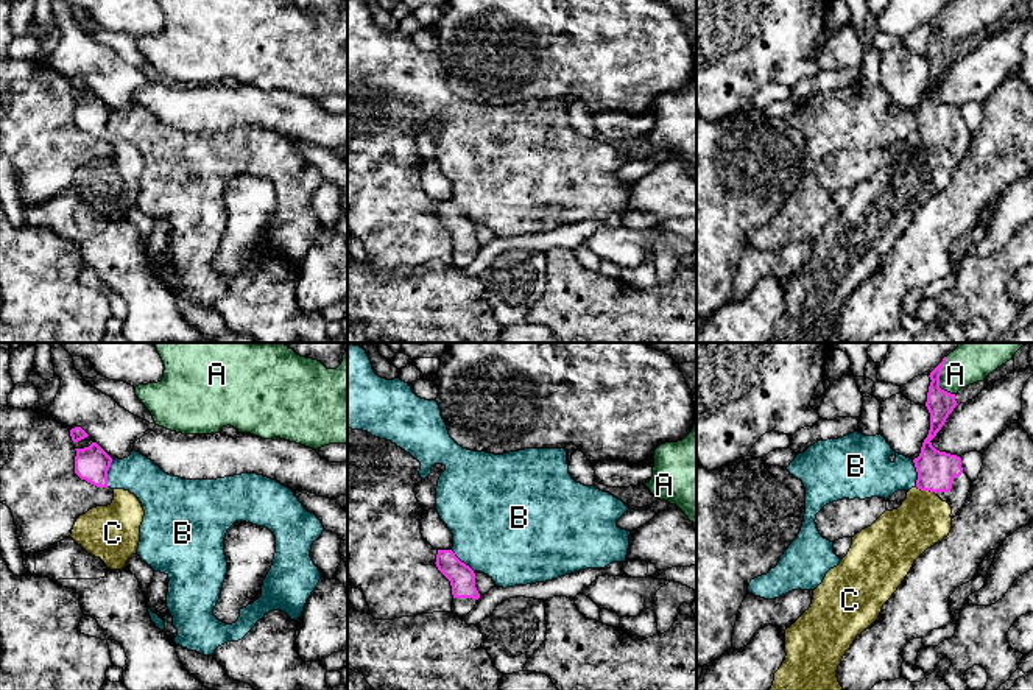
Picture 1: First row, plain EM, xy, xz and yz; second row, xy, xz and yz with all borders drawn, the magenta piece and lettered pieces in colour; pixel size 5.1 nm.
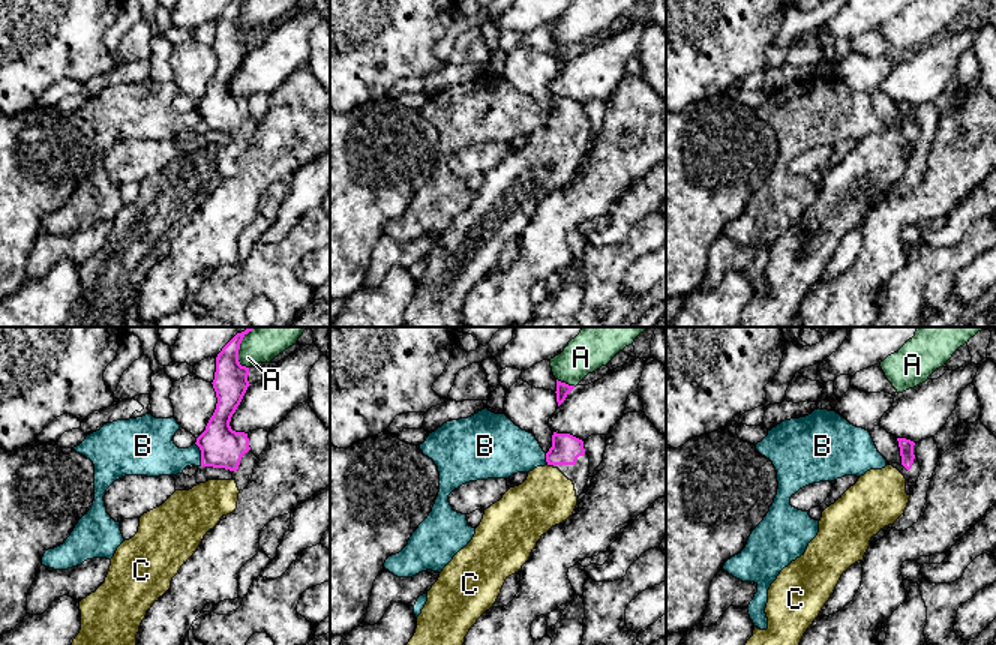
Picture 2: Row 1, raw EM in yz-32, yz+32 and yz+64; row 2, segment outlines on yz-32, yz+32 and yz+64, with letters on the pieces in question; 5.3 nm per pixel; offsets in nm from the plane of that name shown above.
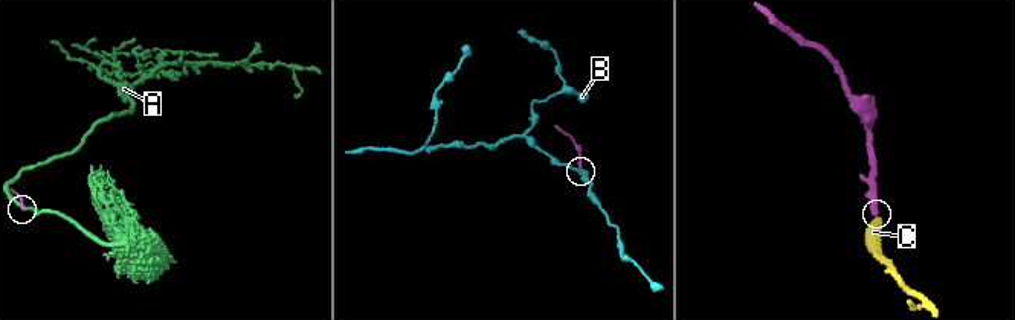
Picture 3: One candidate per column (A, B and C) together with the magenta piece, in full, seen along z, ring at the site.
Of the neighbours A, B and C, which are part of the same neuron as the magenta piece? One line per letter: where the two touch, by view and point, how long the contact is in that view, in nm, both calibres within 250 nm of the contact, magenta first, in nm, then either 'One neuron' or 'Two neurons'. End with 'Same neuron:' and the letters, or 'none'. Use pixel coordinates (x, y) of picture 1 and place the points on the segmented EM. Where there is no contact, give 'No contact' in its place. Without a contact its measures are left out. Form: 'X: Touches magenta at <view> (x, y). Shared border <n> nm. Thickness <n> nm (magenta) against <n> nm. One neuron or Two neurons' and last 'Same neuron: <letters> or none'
A: Touches magenta at yz (938, 379). Shared border 200 nm. Thickness 140 nm (magenta) against 240 nm. Two neurons
B: Touches magenta at xy (106, 474). Shared border 150 nm. Thickness 180 nm (magenta) against 200 nm. Two neurons
C: Touches magenta at yz (926, 489). Shared border 120 nm. Thickness 190 nm (magenta) against 280 nm. One neuron
Same neuron: C

